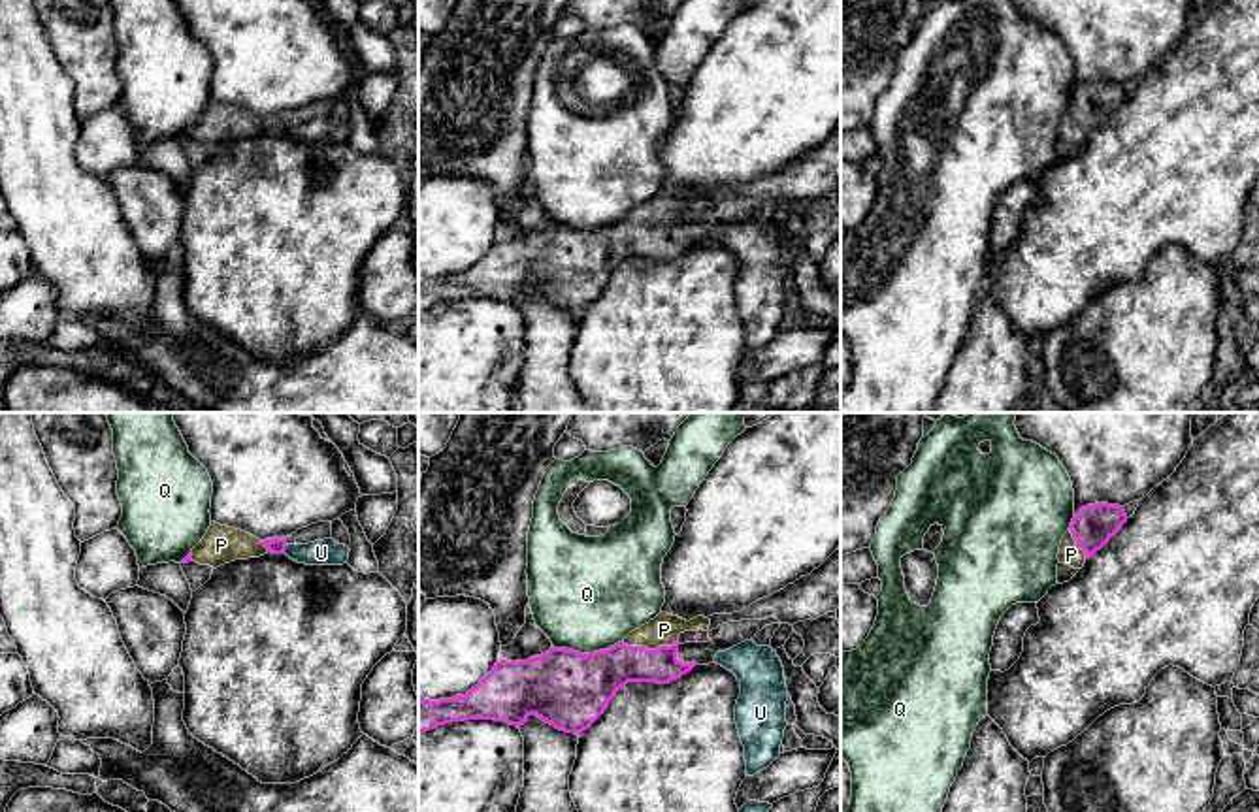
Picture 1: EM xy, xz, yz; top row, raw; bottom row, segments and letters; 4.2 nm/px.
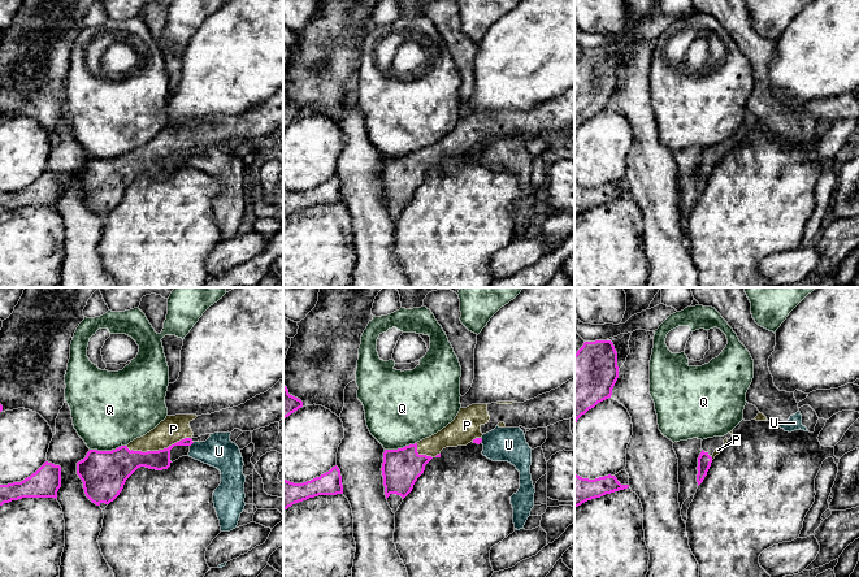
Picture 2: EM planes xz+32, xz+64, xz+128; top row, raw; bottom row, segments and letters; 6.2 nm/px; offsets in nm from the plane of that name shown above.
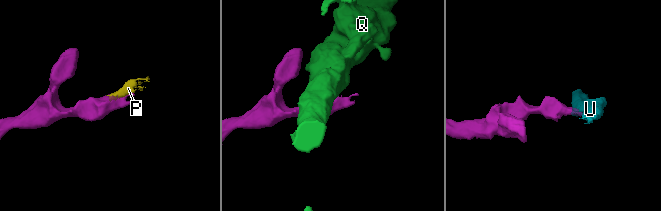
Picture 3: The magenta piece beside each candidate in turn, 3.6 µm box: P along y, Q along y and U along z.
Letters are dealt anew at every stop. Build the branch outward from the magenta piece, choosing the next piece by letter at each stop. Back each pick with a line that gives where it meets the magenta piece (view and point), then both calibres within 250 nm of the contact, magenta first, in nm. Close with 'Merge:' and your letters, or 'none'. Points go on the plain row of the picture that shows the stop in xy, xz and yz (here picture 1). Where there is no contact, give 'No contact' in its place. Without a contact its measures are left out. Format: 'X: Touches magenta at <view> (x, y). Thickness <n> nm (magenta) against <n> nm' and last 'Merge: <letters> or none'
P: Touches magenta at xz (649, 228). Thickness 200 nm (magenta) against 140 nm
Merge: P

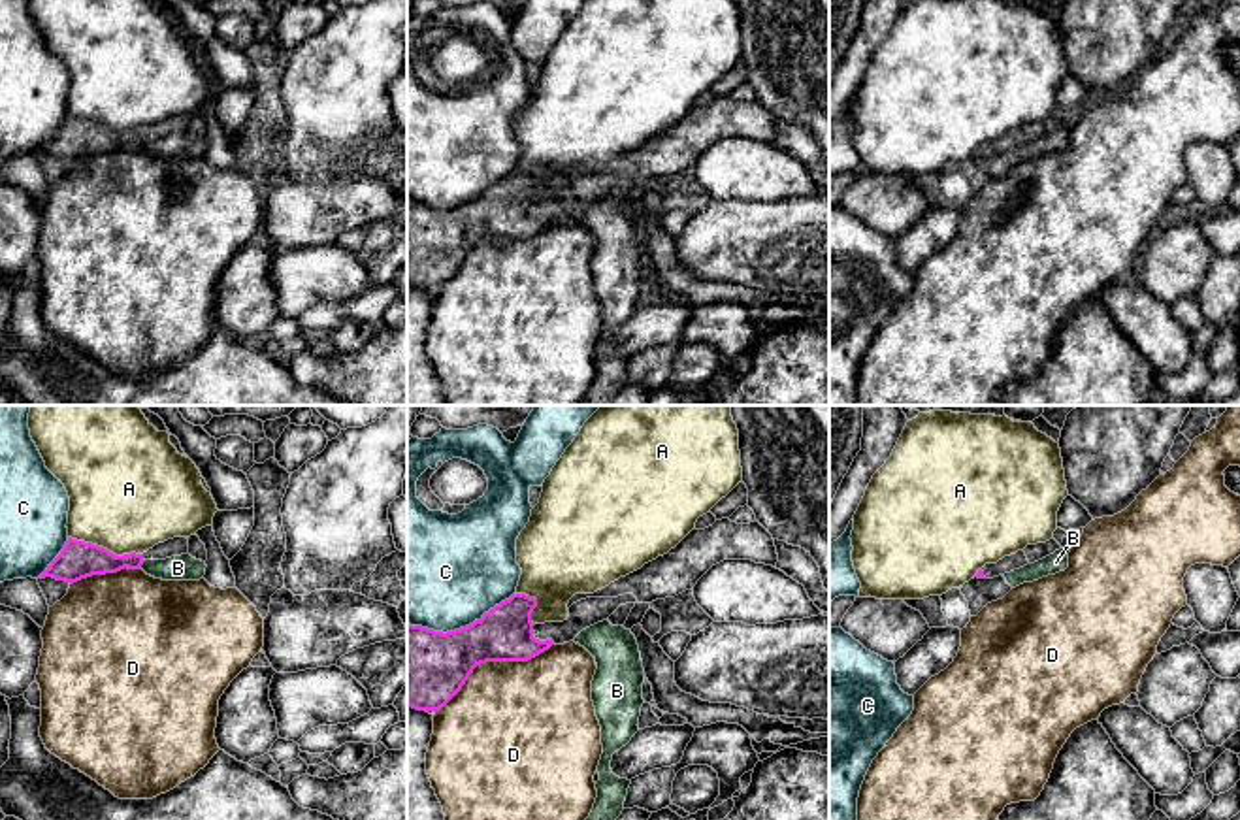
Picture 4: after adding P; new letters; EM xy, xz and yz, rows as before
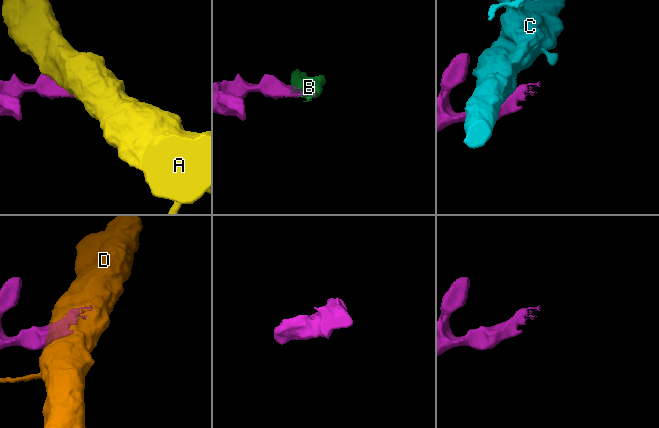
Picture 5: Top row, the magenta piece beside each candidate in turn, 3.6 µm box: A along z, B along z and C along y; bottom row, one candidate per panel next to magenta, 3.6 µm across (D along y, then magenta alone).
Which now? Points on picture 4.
Merge: none

